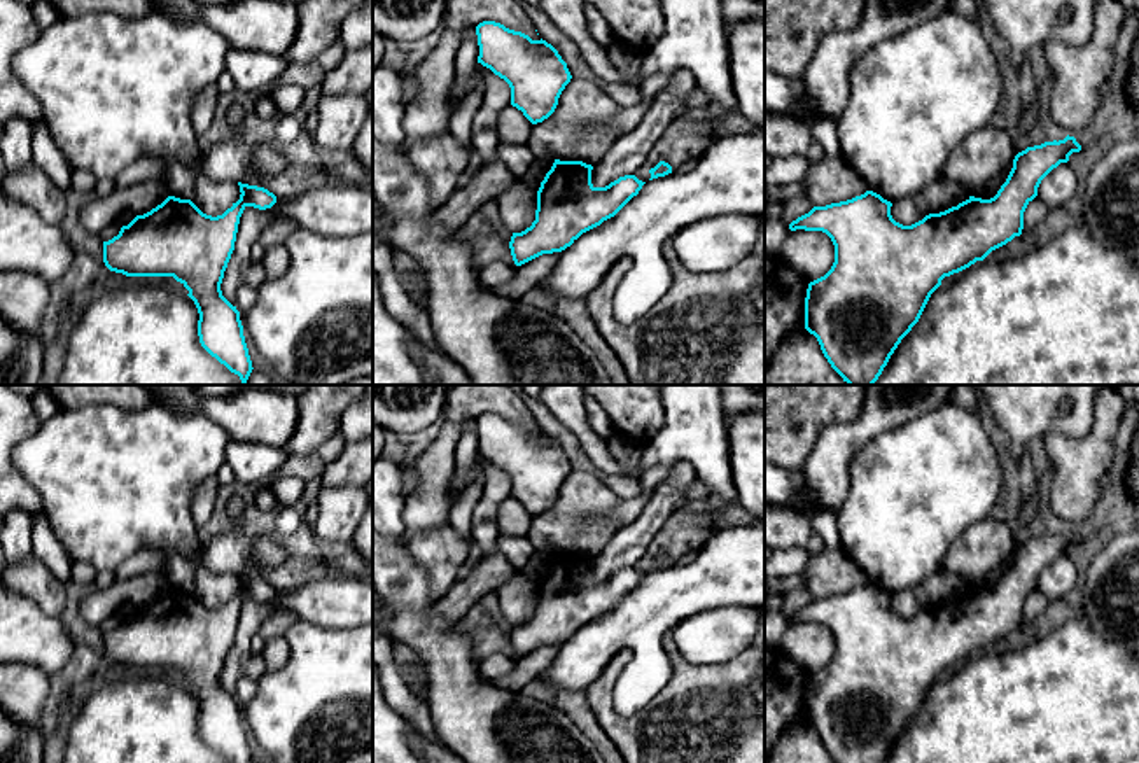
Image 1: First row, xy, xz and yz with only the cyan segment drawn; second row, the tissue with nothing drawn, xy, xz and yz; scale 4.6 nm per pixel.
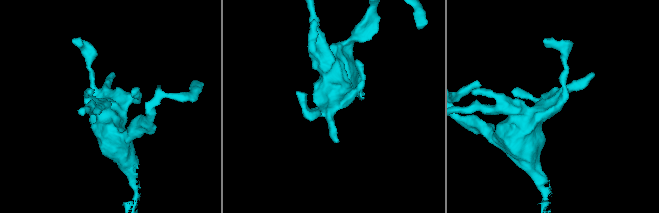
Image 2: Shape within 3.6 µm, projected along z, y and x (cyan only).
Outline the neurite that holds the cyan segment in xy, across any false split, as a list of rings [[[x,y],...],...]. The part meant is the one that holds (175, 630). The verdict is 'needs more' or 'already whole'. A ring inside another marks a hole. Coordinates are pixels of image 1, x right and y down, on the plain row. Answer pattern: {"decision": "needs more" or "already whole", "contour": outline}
{"decision": "already whole", "contour": [[[241,576],[240,592],[222,607],[203,606],[191,592],[168,588],[103,634],[103,654],[126,668],[173,668],[194,693],[201,738],[229,763],[252,763],[240,704],[220,682],[243,602],[271,600],[276,588]]]}

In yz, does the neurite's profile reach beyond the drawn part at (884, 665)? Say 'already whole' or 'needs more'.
already whole

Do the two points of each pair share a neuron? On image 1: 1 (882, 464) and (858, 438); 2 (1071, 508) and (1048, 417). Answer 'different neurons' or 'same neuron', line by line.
1: different neurons
2: different neurons

